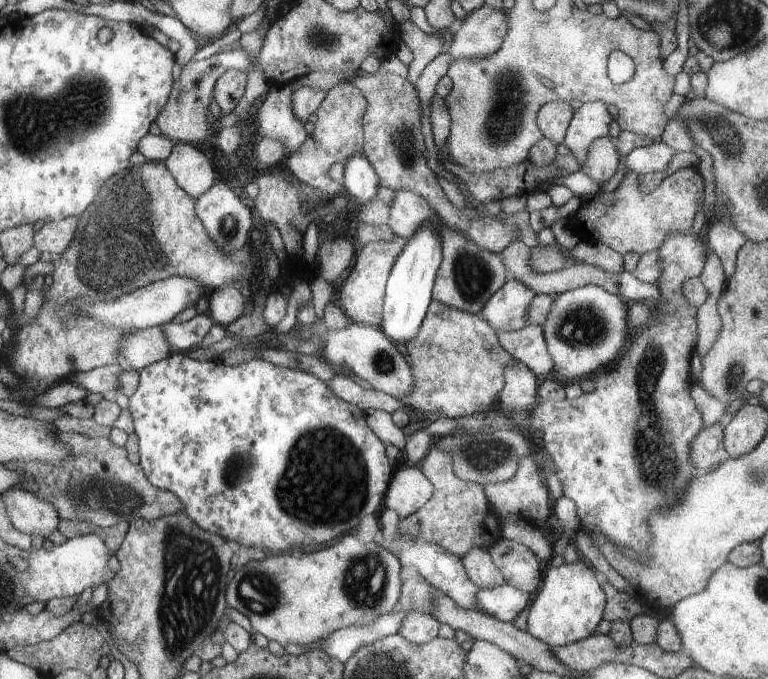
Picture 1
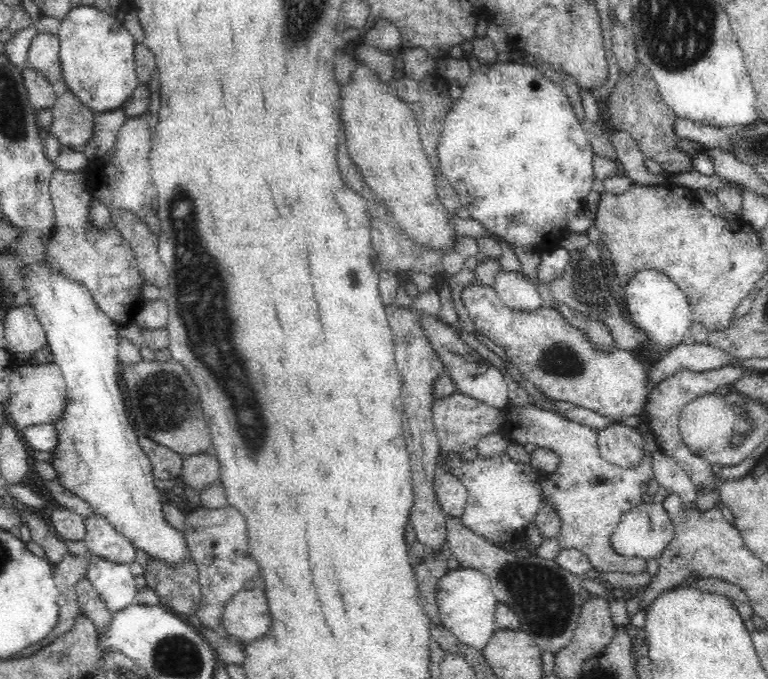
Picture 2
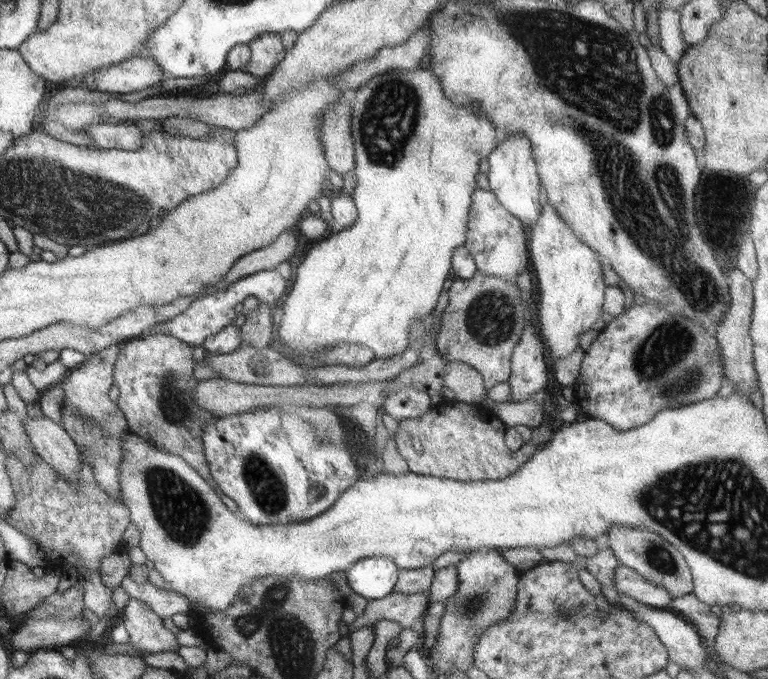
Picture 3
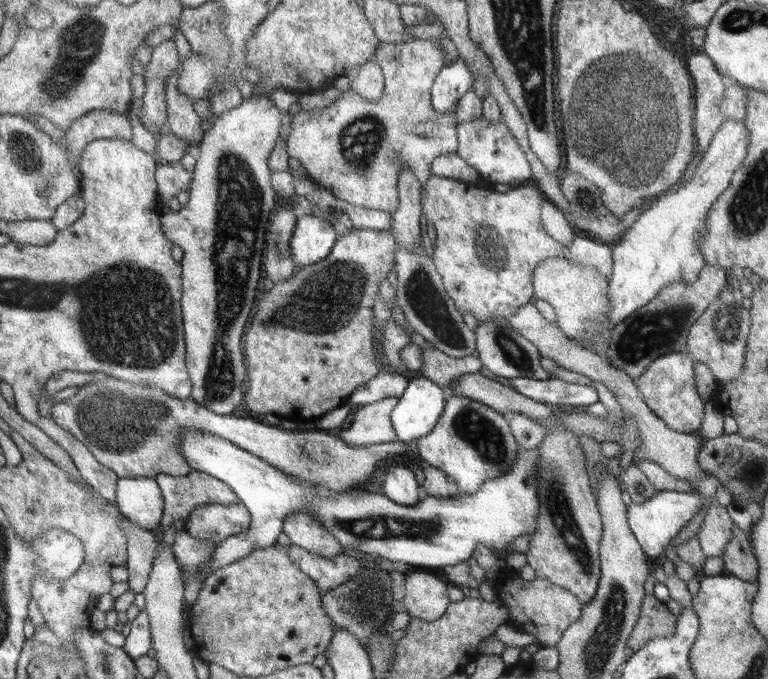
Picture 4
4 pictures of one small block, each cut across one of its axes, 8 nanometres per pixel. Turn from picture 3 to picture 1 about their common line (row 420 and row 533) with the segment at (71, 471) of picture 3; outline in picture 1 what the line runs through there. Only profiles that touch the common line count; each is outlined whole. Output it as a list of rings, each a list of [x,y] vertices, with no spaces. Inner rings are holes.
[[[19,486],[3,492],[1,506],[9,524],[29,538],[39,536],[41,540],[49,540],[49,534],[59,526],[59,514],[55,508]]]

